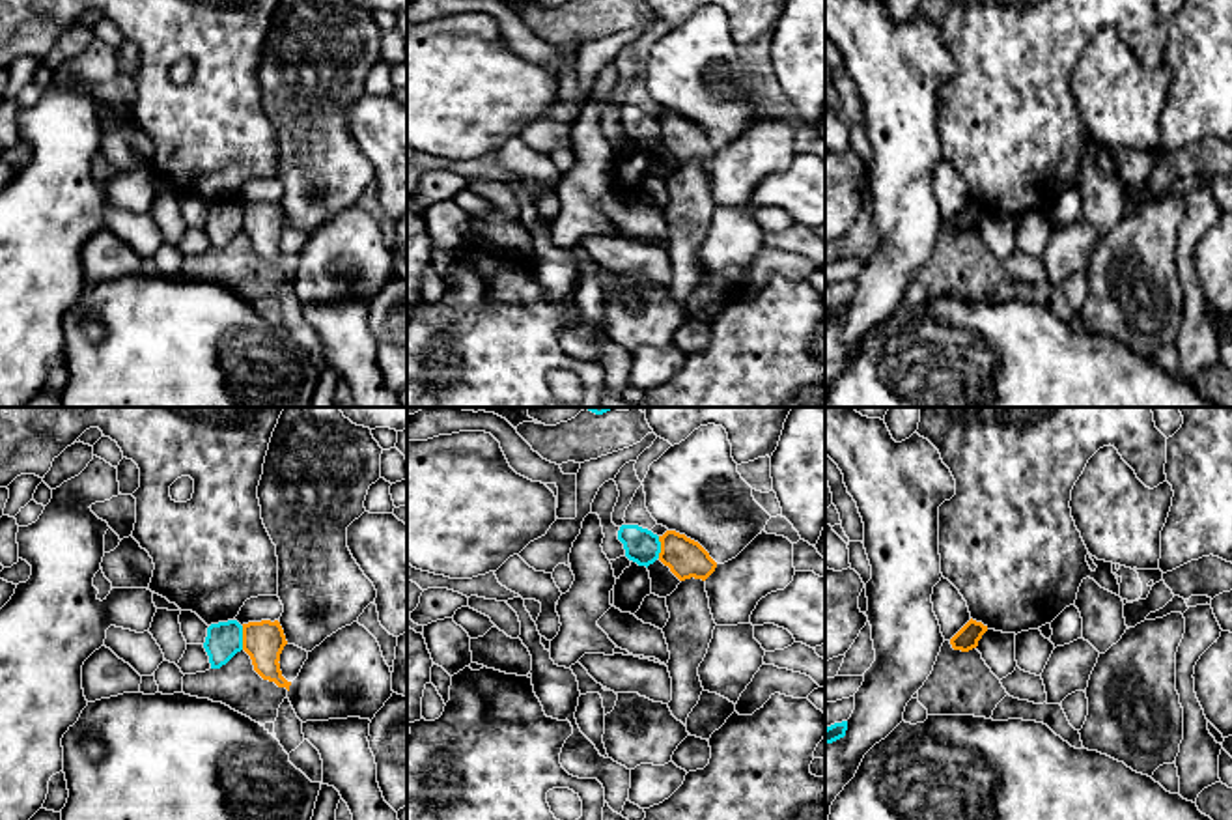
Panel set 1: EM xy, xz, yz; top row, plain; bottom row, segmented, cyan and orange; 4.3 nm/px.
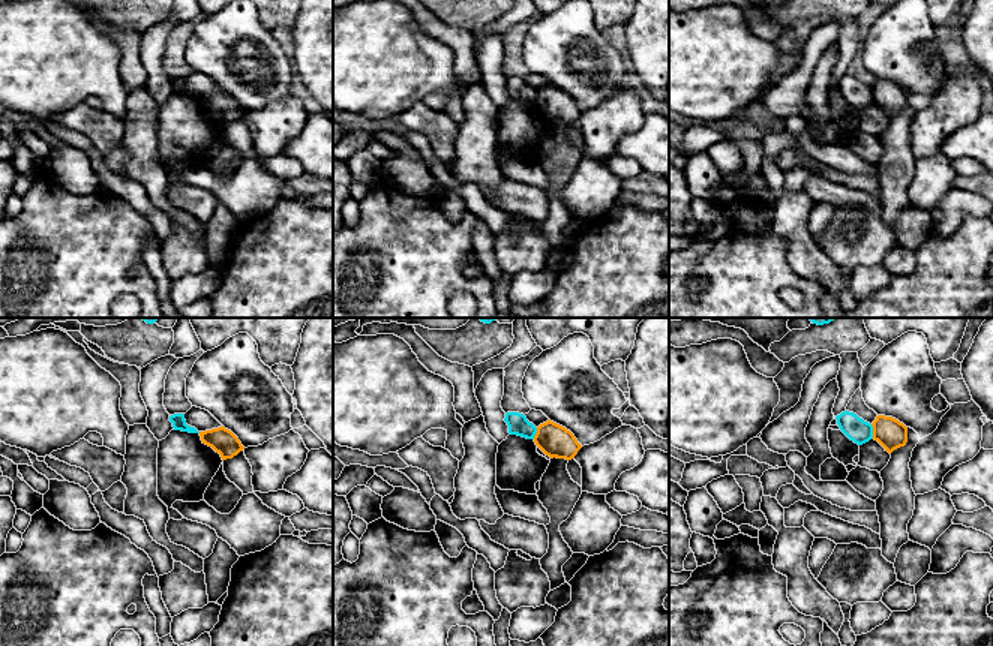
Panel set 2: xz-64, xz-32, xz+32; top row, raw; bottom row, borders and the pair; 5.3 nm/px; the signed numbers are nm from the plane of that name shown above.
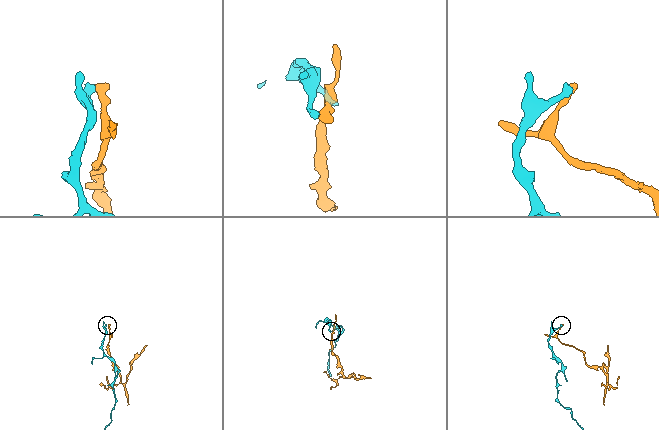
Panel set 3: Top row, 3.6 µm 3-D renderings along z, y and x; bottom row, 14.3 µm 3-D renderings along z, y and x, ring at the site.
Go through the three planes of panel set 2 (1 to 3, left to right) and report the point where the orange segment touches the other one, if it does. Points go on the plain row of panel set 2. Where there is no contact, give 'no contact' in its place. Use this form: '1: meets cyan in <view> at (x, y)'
1: no contact
2: meets cyan in xz-32 at (536, 96)
3: meets cyan in xz+32 at (872, 96)

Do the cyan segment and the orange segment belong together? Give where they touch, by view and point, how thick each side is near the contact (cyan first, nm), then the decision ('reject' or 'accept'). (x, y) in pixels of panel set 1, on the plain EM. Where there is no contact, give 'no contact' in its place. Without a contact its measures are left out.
xy (241, 219) | 160/180 nm | reject

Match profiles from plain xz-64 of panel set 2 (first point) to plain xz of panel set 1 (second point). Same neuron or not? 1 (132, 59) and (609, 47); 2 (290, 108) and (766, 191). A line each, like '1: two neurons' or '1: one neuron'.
1: two neurons
2: two neurons

